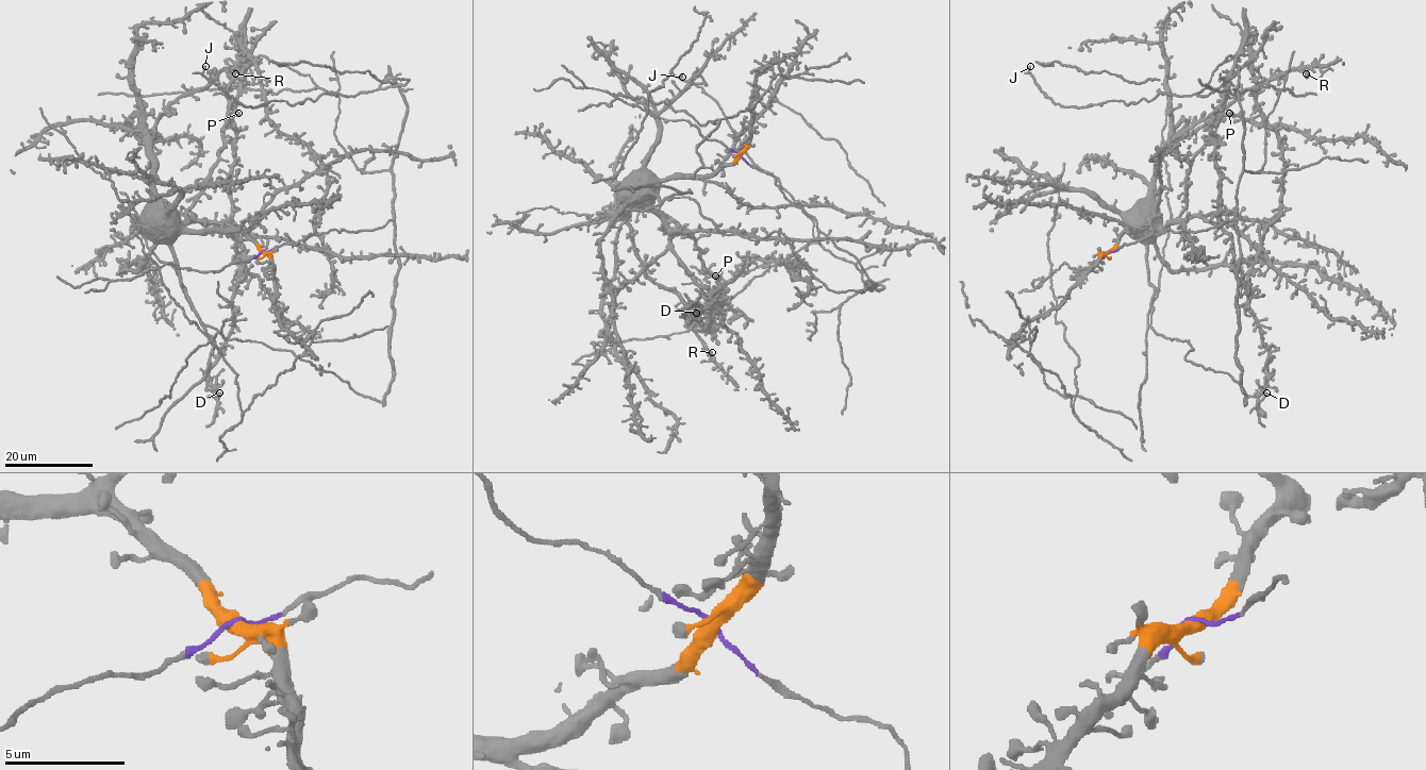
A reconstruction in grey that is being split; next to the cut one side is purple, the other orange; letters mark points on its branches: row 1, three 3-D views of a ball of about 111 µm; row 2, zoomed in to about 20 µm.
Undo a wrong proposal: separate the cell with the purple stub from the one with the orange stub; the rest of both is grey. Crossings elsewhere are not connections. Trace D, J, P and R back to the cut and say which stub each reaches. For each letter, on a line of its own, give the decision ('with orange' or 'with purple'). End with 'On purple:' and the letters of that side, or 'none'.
D: with purple
J: with purple
P: with orange
R: with orange
On purple: D, J

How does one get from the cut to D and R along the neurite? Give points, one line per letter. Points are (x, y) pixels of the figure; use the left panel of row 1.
D: (263, 251), (393, 219), (407, 105), (391, 76), (354, 96), (242, 86), (243, 256), (209, 370), (219, 392)
R: (263, 251), (238, 231), (188, 230), (154, 190), (150, 140), (155, 122), (180, 97), (225, 69), (235, 73)

